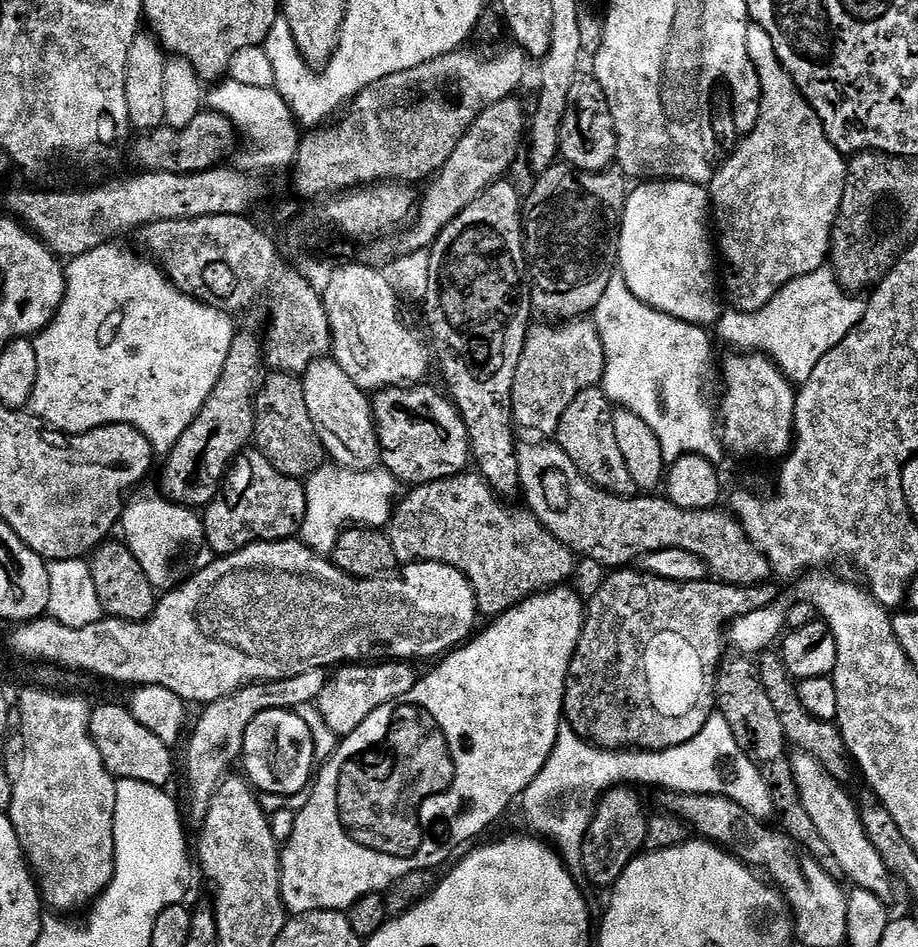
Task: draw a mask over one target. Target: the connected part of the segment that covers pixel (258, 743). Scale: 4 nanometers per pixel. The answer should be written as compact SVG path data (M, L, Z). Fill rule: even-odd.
M266 710L258 714L258 718L254 718L254 722L250 722L246 730L243 764L243 775L250 781L253 789L261 793L269 792L272 796L296 796L300 791L303 793L314 780L314 769L318 764L314 734L295 710Z

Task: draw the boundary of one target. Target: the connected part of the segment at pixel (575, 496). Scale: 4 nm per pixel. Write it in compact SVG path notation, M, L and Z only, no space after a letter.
M536 442L540 444L528 444L521 447L518 451L518 474L520 475L520 491L522 493L523 503L526 505L529 512L533 512L538 518L538 522L550 534L554 534L554 538L558 538L558 542L562 542L565 548L572 549L577 557L589 556L596 564L605 564L605 569L620 570L631 562L639 561L640 557L648 555L654 551L660 550L686 550L690 554L694 554L703 562L707 571L711 573L715 579L725 584L738 584L741 586L755 586L765 583L773 575L772 567L767 558L760 553L755 542L744 533L744 528L736 519L735 515L729 514L727 511L718 512L715 507L706 509L680 509L678 506L671 503L671 501L659 494L637 494L635 496L615 496L613 492L602 490L598 486L594 486L591 482L583 476L578 470L578 466L574 466L574 462L566 454L566 450L562 450L560 445L555 442Z

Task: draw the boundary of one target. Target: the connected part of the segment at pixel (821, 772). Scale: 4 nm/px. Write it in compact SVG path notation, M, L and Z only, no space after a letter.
M799 750L793 751L790 762L795 785L799 788L799 797L802 798L806 814L817 827L818 834L822 835L826 846L830 848L831 854L838 862L841 875L852 880L851 883L855 887L870 890L872 894L877 894L878 898L885 902L891 901L893 884L891 872L882 862L881 855L874 849L869 836L866 835L859 807L846 792L847 787L841 781L834 779L810 754Z

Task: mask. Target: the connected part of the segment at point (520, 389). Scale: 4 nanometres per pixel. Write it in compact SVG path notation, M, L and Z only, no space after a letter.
M573 318L558 324L558 328L533 327L524 343L522 358L518 362L518 370L514 374L512 387L512 419L517 429L525 428L528 432L537 432L537 437L555 437L558 426L562 422L562 414L566 414L570 402L582 394L582 390L595 388L604 379L604 347L596 325L588 318Z

